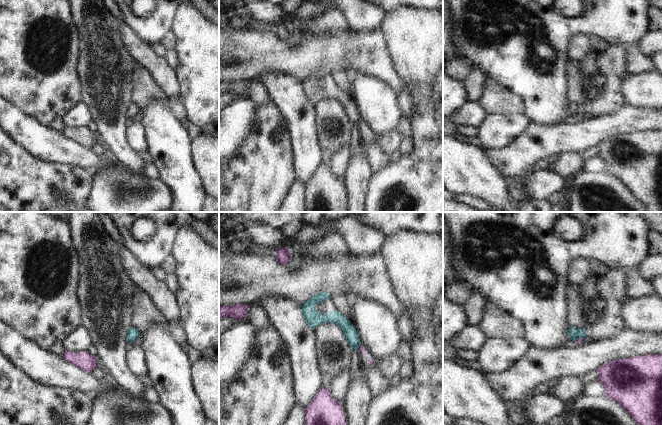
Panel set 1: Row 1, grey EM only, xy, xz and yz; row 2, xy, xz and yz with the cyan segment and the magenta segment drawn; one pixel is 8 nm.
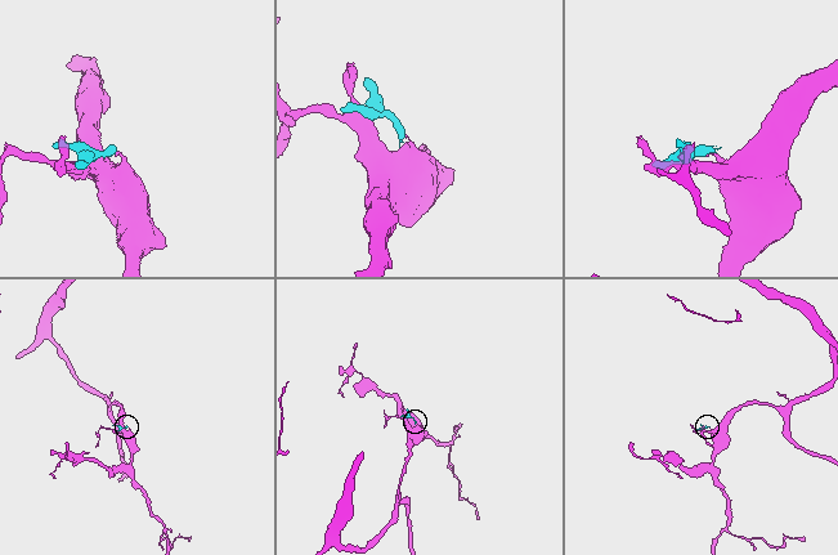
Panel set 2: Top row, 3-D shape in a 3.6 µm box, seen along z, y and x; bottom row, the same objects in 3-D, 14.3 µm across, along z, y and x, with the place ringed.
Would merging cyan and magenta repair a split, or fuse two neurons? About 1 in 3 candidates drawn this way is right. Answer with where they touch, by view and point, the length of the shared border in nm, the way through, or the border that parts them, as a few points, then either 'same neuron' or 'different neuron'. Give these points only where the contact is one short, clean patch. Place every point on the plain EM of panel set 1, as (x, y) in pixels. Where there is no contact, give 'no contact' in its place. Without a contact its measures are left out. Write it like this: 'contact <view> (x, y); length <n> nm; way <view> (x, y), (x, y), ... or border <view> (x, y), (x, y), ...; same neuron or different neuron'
contact yz (579, 113); length 70 nm; border yz (583, 113), (576, 115); different neuron

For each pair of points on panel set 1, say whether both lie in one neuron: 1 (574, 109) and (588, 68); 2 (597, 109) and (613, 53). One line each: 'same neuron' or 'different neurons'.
1: different neurons
2: same neuron

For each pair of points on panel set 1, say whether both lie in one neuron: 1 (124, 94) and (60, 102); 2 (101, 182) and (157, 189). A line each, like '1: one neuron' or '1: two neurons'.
1: two neurons
2: one neuron

